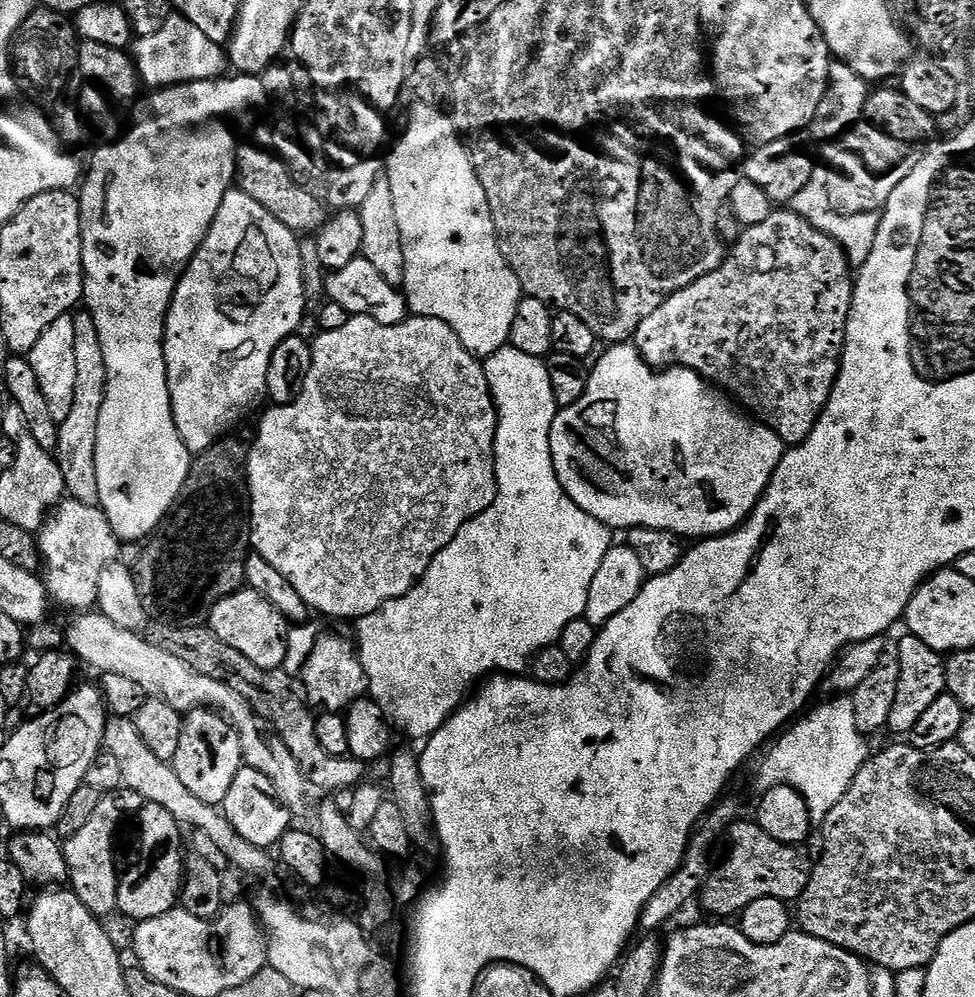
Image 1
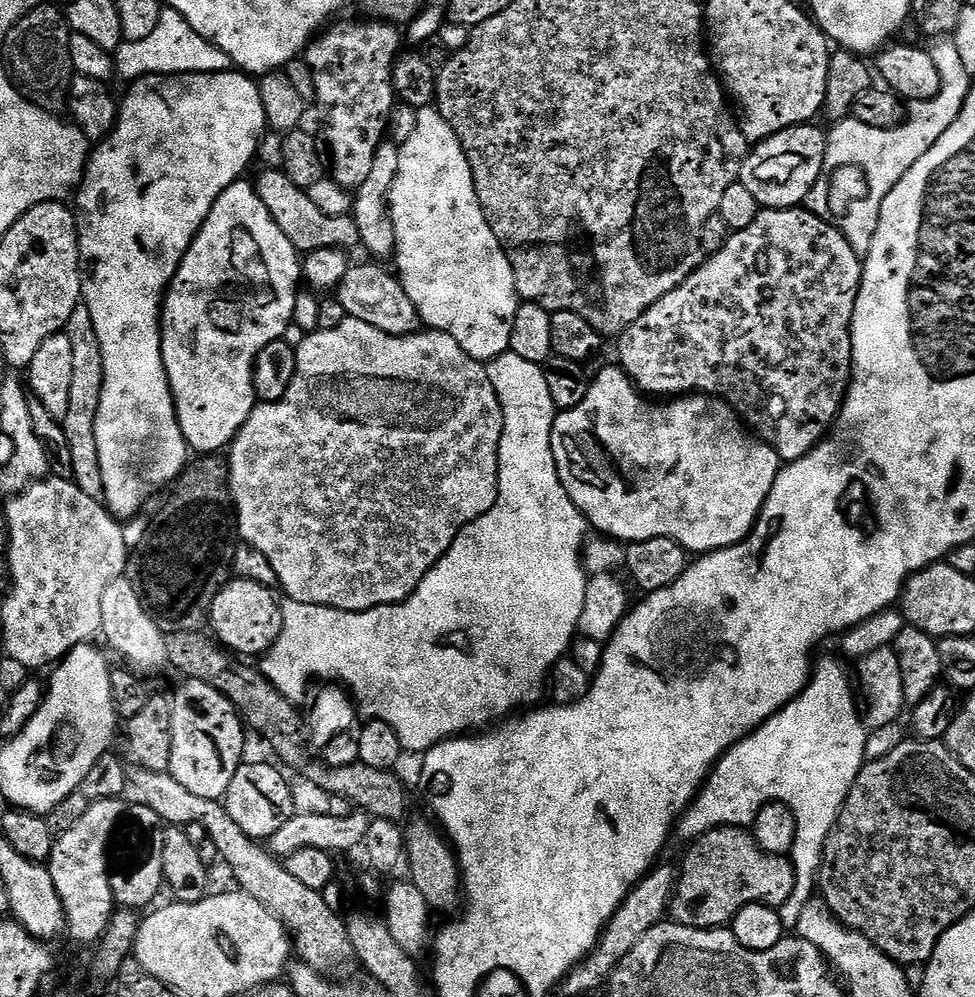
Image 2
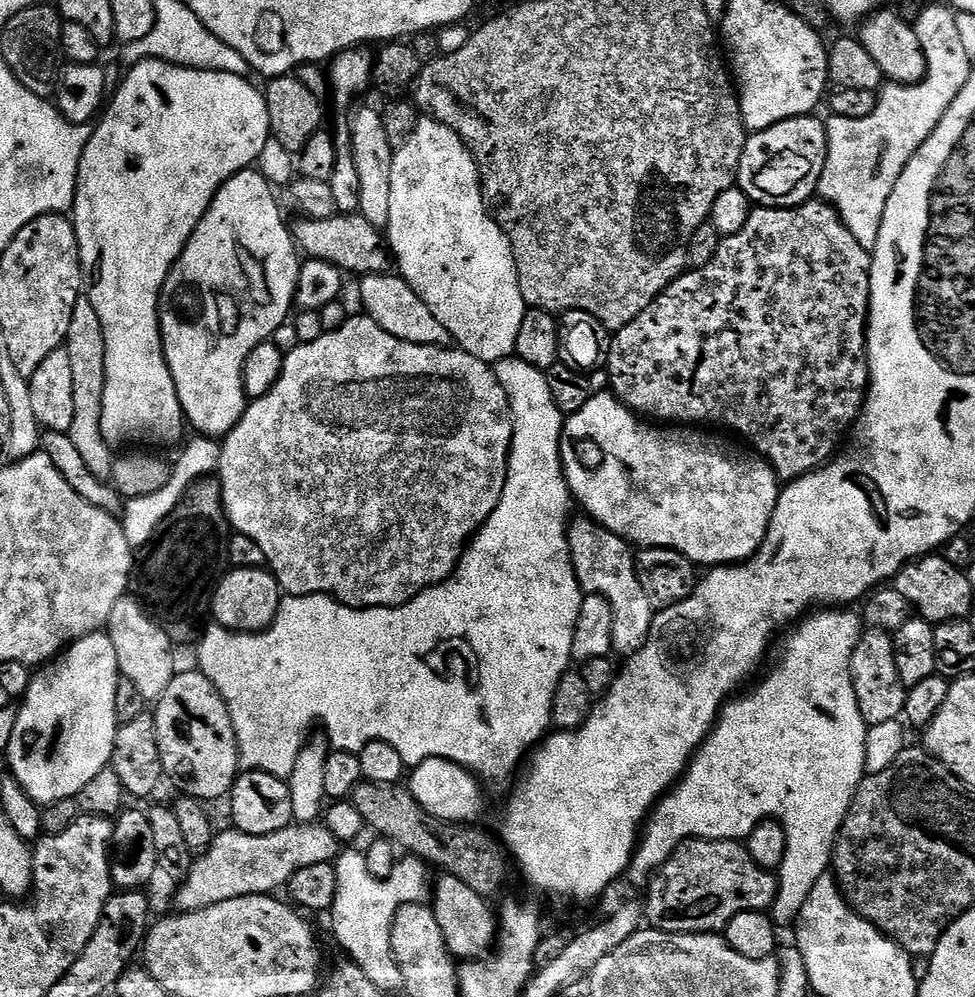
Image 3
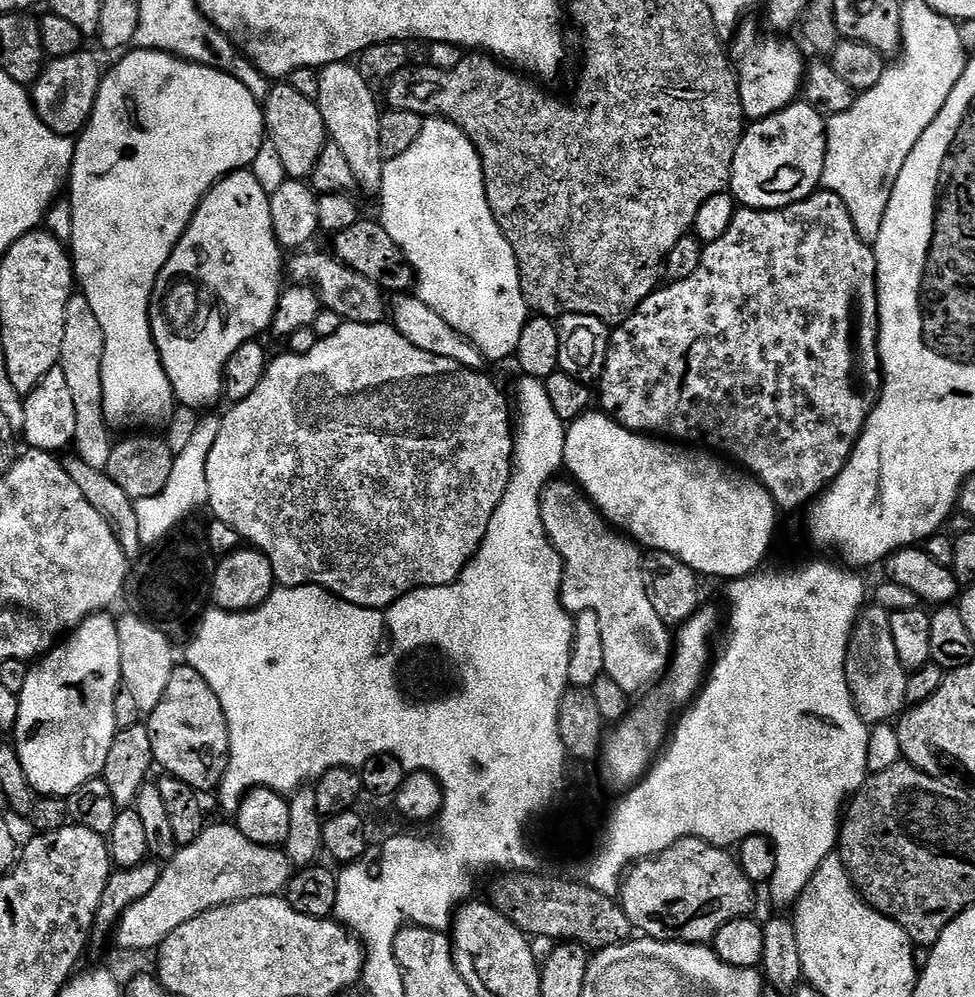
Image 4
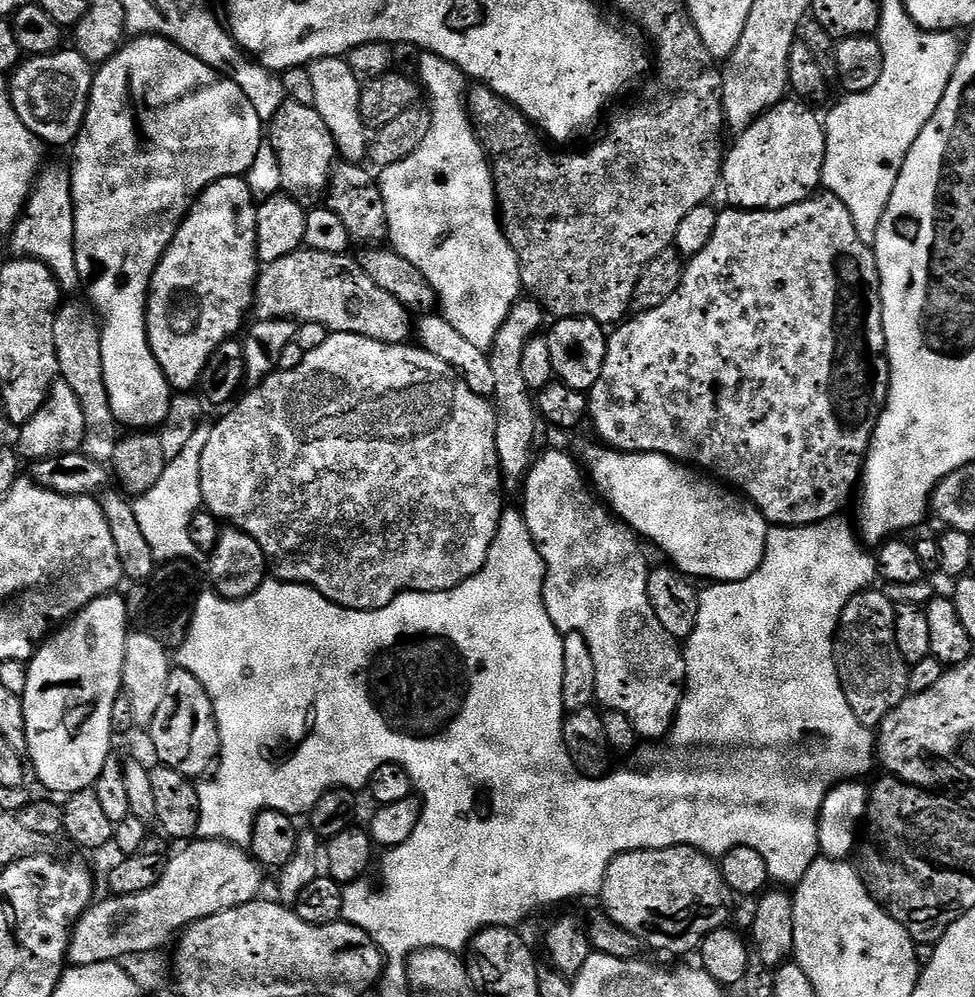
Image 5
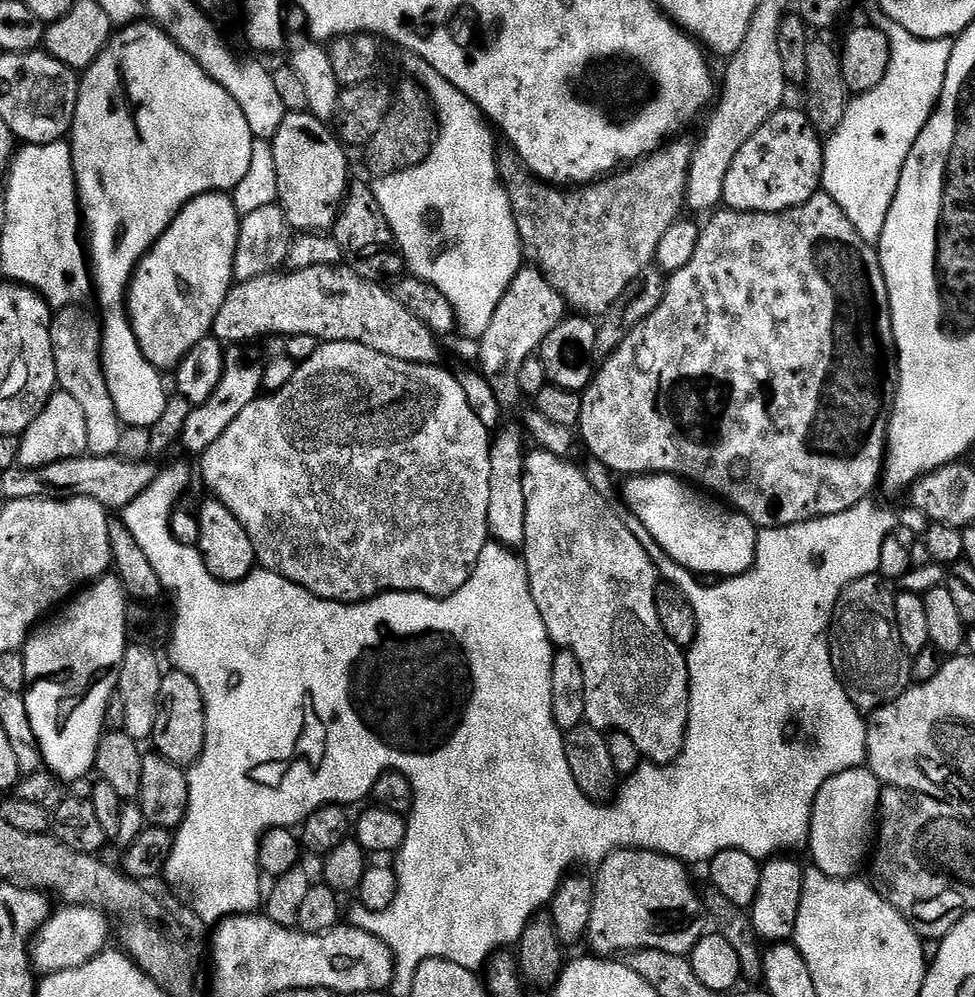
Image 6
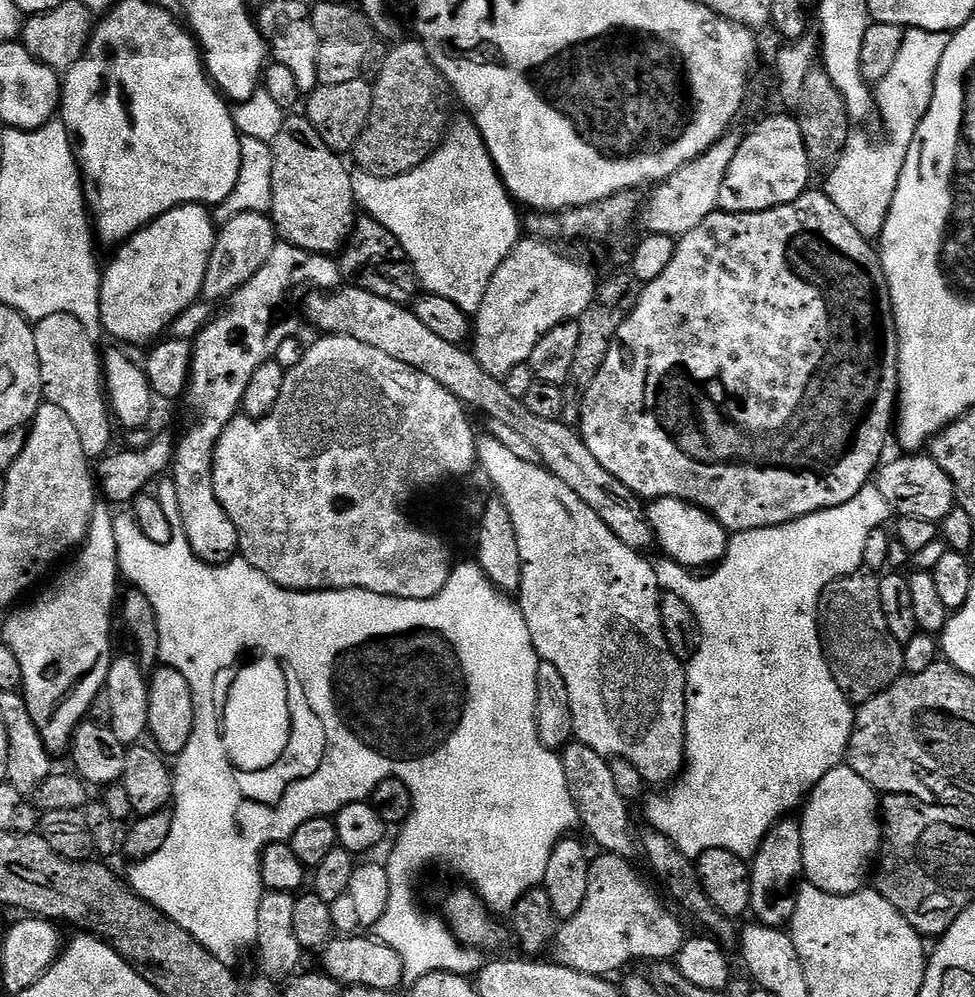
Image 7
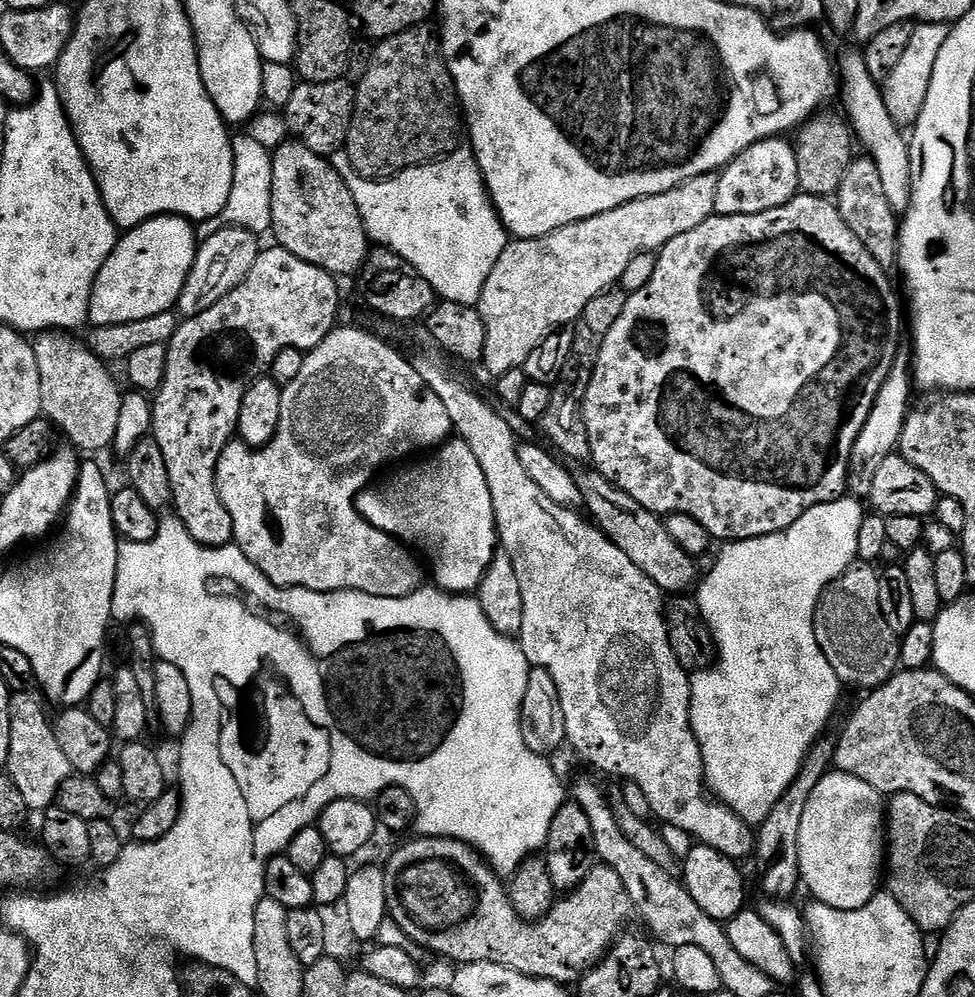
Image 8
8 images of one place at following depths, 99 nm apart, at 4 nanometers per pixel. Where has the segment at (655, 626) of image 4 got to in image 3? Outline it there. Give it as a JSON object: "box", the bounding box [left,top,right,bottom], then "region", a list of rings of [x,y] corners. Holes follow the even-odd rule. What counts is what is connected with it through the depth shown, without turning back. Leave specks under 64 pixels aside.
{"box":[568,519,654,658],"region":[[[573,519],[568,525],[572,565],[585,593],[601,596],[610,602],[610,608],[614,610],[612,651],[616,654],[621,652],[621,657],[627,658],[646,642],[654,609],[650,598],[646,598],[646,590],[642,590],[642,582],[638,582],[633,545],[618,534],[606,530],[597,520],[583,519]]]}

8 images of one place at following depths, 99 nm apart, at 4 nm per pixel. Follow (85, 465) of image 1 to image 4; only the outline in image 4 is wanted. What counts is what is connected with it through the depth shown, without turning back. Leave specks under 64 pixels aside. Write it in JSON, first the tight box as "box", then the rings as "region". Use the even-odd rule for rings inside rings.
{"box":[59,294,114,469],"region":[[[74,294],[66,306],[66,326],[62,330],[62,350],[59,368],[66,374],[66,382],[74,401],[74,452],[86,466],[105,469],[114,445],[104,413],[102,394],[102,354],[104,353],[104,331],[98,323],[90,302],[83,294]]]}

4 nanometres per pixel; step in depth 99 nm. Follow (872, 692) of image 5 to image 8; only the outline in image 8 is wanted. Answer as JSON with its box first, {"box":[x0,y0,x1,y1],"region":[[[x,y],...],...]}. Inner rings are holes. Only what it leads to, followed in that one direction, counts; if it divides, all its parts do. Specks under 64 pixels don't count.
{"box":[814,562,900,690],"region":[[[857,562],[847,568],[843,576],[837,578],[828,589],[820,595],[820,601],[814,614],[814,634],[818,638],[818,646],[822,654],[826,654],[826,662],[838,674],[841,685],[852,688],[871,690],[880,688],[890,677],[895,676],[900,668],[900,637],[890,630],[890,622],[886,622],[886,614],[882,614],[882,606],[878,602],[878,586],[880,572],[871,563]]]}

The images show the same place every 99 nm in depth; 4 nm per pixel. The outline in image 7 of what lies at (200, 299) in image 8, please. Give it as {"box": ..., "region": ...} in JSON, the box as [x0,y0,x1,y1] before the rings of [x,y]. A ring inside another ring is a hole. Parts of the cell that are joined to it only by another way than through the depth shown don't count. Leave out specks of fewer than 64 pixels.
{"box":[203,212,278,302],"region":[[[256,212],[242,213],[226,222],[218,232],[216,245],[212,251],[212,257],[206,270],[204,279],[203,299],[215,302],[223,298],[231,297],[238,291],[262,266],[266,266],[266,260],[270,254],[274,254],[274,246],[278,243],[276,226],[272,222],[271,215]]]}

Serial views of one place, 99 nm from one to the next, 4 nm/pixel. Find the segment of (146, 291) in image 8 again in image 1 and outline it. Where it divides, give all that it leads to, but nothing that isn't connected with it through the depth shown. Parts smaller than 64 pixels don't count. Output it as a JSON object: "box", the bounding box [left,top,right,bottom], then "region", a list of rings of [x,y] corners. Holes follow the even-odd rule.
{"box":[164,190,306,454],"region":[[[229,190],[226,198],[222,198],[222,206],[218,206],[218,214],[202,242],[202,246],[194,254],[189,262],[187,270],[182,274],[178,286],[174,290],[172,304],[168,308],[168,317],[164,320],[164,361],[166,362],[166,374],[168,375],[168,389],[172,399],[172,417],[174,426],[187,446],[188,451],[193,454],[209,452],[220,439],[227,437],[228,432],[239,420],[244,420],[252,412],[252,407],[268,394],[268,371],[270,370],[270,358],[274,350],[286,338],[297,335],[301,331],[300,323],[306,317],[304,307],[304,283],[302,282],[302,258],[300,257],[300,240],[297,233],[291,232],[274,214],[270,214],[250,194],[239,190]]]}

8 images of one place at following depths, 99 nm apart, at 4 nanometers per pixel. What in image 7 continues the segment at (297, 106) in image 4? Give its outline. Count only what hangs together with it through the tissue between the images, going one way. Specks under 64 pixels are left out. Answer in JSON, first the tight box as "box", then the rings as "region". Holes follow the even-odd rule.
{"box":[270,115,358,256],"region":[[[289,115],[278,130],[278,138],[271,142],[273,154],[273,200],[270,209],[272,222],[276,226],[279,239],[285,244],[293,244],[315,256],[332,256],[339,253],[348,243],[352,228],[358,219],[356,195],[352,189],[353,173],[343,164],[341,153],[330,150],[326,142],[314,130],[307,115]]]}

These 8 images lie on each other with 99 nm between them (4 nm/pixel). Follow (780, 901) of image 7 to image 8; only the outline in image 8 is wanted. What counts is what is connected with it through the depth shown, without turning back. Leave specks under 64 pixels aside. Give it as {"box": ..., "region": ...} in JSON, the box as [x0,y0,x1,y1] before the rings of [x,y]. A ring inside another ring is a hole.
{"box":[754,734,837,901],"region":[[[825,734],[814,742],[814,746],[806,754],[802,766],[798,770],[798,778],[790,784],[790,790],[774,802],[774,810],[766,814],[766,818],[754,832],[754,861],[760,871],[760,884],[764,887],[764,896],[787,901],[801,887],[800,863],[798,862],[798,829],[802,826],[802,813],[810,802],[810,794],[814,794],[814,786],[823,776],[833,771],[836,758],[837,737]]]}

